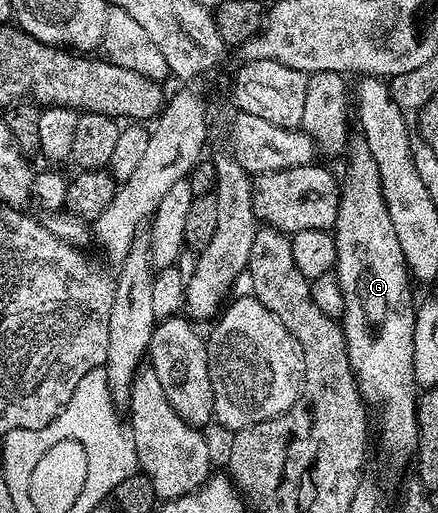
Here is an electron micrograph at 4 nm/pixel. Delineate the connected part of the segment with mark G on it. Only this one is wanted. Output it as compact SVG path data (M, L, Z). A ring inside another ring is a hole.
M361 137L354 138L347 148L347 160L349 164L345 167L345 179L340 180L341 200L339 201L339 209L337 210L337 224L331 229L331 234L335 245L337 246L337 266L335 274L341 292L343 293L343 301L345 302L345 314L343 316L343 326L345 329L345 340L347 341L347 353L351 361L351 369L353 376L357 382L357 388L361 394L361 398L365 400L370 408L377 410L377 419L375 415L375 423L381 426L381 451L393 463L410 462L411 456L417 449L417 396L419 394L419 386L415 373L415 337L413 330L415 329L417 307L413 303L413 291L409 288L411 284L410 267L405 263L403 251L400 249L399 239L396 237L395 227L391 221L387 205L384 203L383 193L381 192L379 169L376 168L376 163L372 159L372 153L368 149L367 144Z

